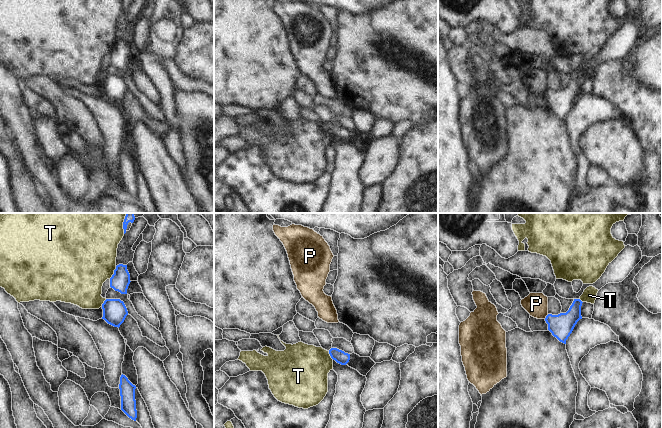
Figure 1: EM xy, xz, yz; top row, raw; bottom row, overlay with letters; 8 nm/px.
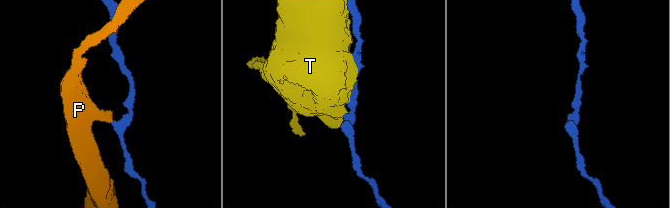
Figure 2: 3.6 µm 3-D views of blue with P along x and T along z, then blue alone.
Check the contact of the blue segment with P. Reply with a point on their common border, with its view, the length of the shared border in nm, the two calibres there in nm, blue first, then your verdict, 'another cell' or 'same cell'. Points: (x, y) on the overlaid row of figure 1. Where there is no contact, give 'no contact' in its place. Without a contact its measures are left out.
yz (546, 316) | 50 nm | 190/190 nm | another cell

